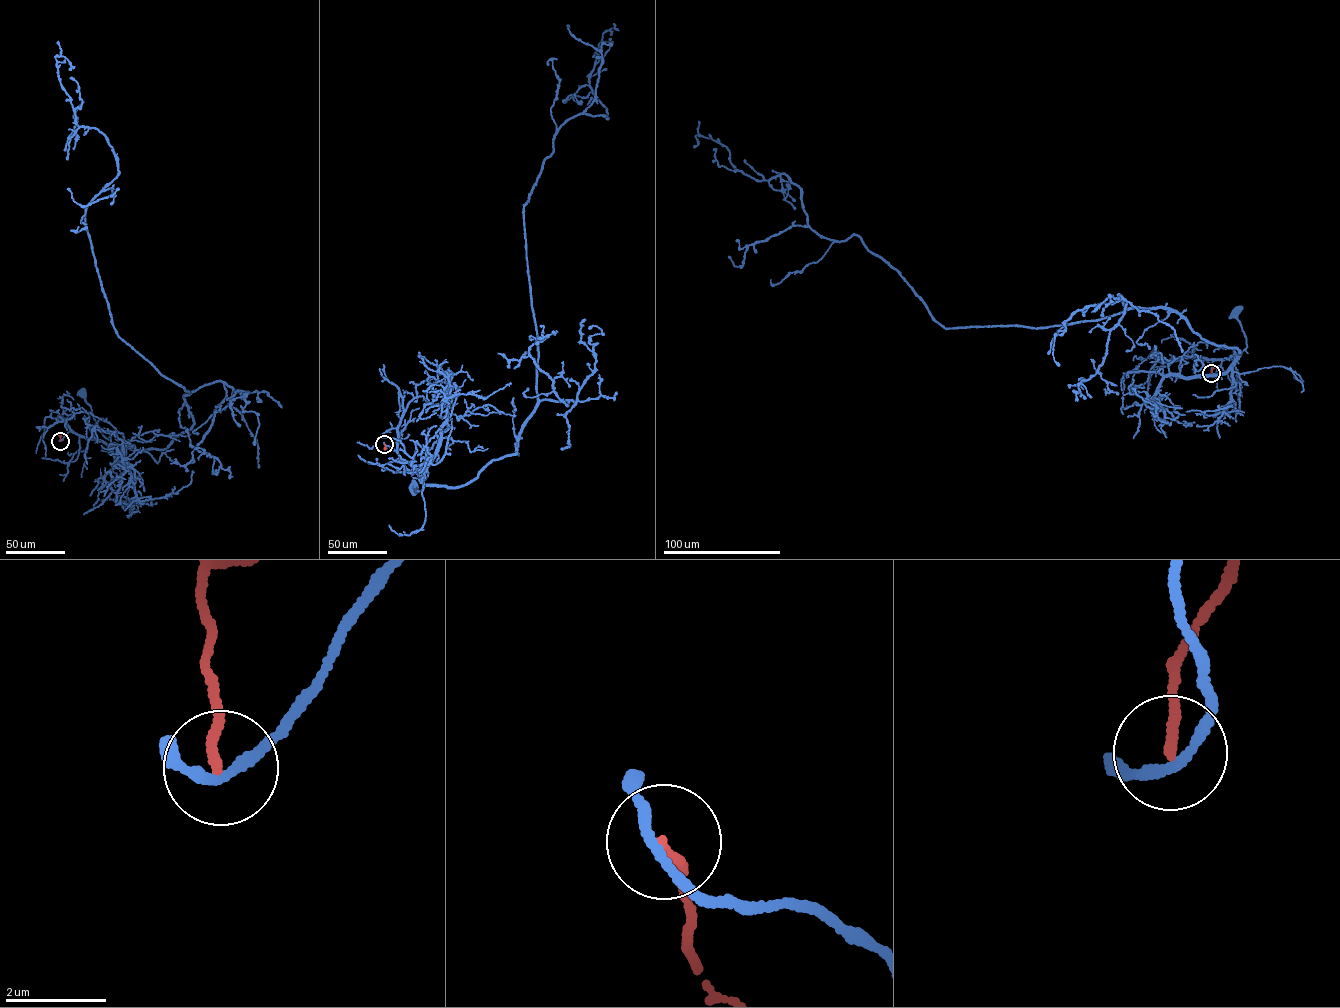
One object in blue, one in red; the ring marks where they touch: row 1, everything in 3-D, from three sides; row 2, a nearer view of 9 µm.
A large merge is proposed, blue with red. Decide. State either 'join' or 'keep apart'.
keep apart

